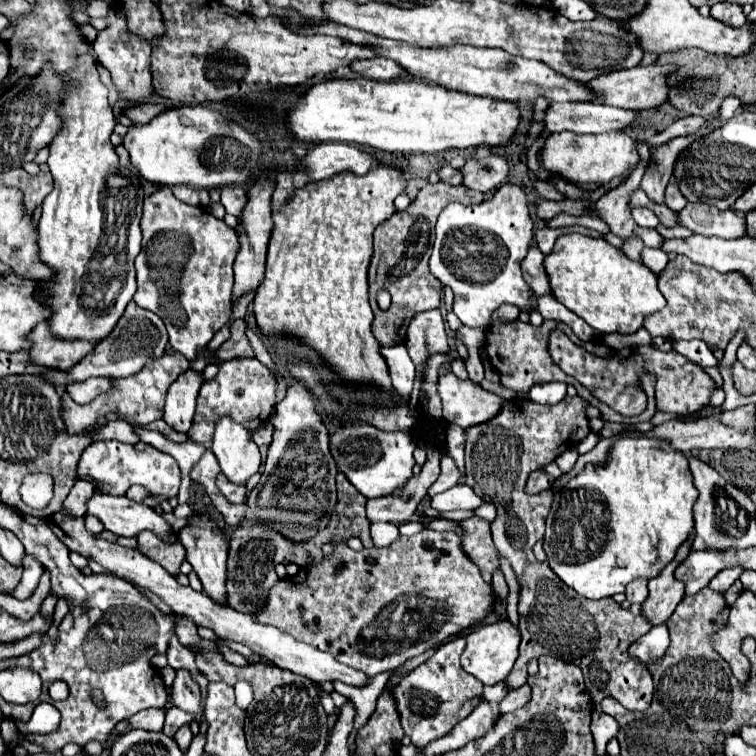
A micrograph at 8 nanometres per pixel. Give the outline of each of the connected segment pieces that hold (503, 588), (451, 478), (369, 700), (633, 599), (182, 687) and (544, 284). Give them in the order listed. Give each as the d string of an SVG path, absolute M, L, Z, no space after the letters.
M495 571L493 573L493 585L495 585L495 591L497 591L497 595L499 595L499 599L507 599L507 595L509 595L509 589L507 589L507 583L505 583L505 577L503 577L503 573L499 573L499 571Z
M443 453L441 455L441 473L439 473L439 479L429 487L429 491L427 491L429 497L433 497L435 493L443 493L443 491L459 485L461 477L463 475L461 475L459 467L455 465L455 461L447 453Z
M387 671L387 673L379 673L375 677L369 679L367 685L363 687L355 687L355 685L347 685L347 683L341 683L341 681L333 681L333 687L337 693L345 695L347 699L351 699L357 707L357 717L355 717L355 731L365 723L365 719L371 715L371 709L375 709L375 701L377 697L381 695L381 691L385 689L387 681L393 677L393 675L401 675L401 671Z
M647 579L631 581L631 585L627 585L625 595L629 603L643 603L647 599Z
M179 669L177 677L173 681L173 693L171 701L175 707L191 713L195 721L203 723L203 707L201 707L201 689L199 685L189 677L187 669Z
M533 243L529 247L527 257L521 261L521 271L525 281L531 285L531 289L535 291L535 295L553 295L551 293L551 285L549 285L549 277L547 271L543 267L545 255L539 251L539 247Z

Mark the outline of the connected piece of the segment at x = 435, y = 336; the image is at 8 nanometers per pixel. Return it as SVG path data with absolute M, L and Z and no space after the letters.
M439 309L423 311L413 317L407 329L405 347L409 349L409 355L415 367L423 371L423 377L421 377L421 383L423 383L425 371L427 371L427 359L437 353L449 353L445 321Z

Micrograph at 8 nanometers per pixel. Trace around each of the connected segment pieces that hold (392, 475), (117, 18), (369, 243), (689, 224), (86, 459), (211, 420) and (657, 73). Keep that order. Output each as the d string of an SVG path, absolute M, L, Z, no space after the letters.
M369 423L339 427L331 437L331 455L337 461L339 471L343 471L367 499L393 495L407 485L407 481L413 477L415 447L417 439L411 431L381 431Z
M109 7L109 15L105 19L107 19L107 27L97 33L97 39L93 43L97 59L99 59L99 63L103 63L109 69L109 73L113 77L113 83L121 91L123 99L141 101L153 89L153 85L151 85L151 73L149 73L151 47L139 35L133 35L127 29L127 17L125 17L125 13L121 9Z
M377 167L363 177L343 173L297 189L293 199L273 215L275 225L267 251L267 271L253 301L253 313L263 337L269 341L283 337L297 339L301 345L313 349L343 385L357 387L373 383L385 393L391 393L391 379L379 343L371 333L373 311L367 297L367 267L373 253L373 231L395 213L393 201L405 191L399 175L399 169Z
M687 203L685 209L681 209L677 213L677 225L691 229L693 233L705 235L705 237L721 237L721 239L737 239L737 237L745 237L745 219L735 215L733 211L719 211L717 207L709 205L709 203Z
M121 441L91 443L81 455L77 475L79 477L89 475L89 477L97 479L99 485L101 485L101 491L111 493L111 495L125 495L125 491L131 485L139 483L151 495L173 499L173 497L177 497L177 491L179 491L179 485L181 485L181 471L179 471L177 461L171 455L161 453L155 447L151 447L147 443L141 443L141 441L135 443L135 445L127 445L127 443L121 443Z
M255 357L231 359L229 363L221 363L217 377L207 381L201 387L199 397L197 397L197 403L201 405L199 417L201 421L205 421L207 427L215 427L215 423L221 417L231 417L233 421L241 423L247 431L255 431L267 423L277 403L275 389L277 389L277 379L261 361L257 361Z
M647 65L647 67L633 67L633 69L621 69L611 71L605 75L599 75L587 83L587 89L593 93L593 103L599 105L613 105L623 109L655 109L667 99L667 85L665 75L671 73L675 67L661 67L661 65Z

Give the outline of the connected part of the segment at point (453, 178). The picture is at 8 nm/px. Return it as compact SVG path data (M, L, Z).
M445 165L439 169L439 179L447 185L461 185L463 183L463 177L459 177L459 171L453 169L451 165Z

